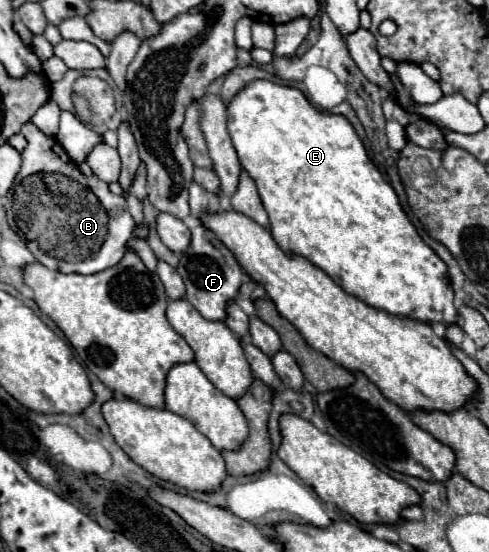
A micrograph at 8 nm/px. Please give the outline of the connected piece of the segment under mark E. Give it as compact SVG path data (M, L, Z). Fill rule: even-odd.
M255 79L227 105L227 129L241 167L255 181L259 197L265 201L271 233L283 251L307 257L313 265L331 275L347 293L363 299L371 307L399 317L411 315L425 323L457 321L447 265L423 243L403 213L397 193L367 157L353 125L343 115L315 109L297 87Z

